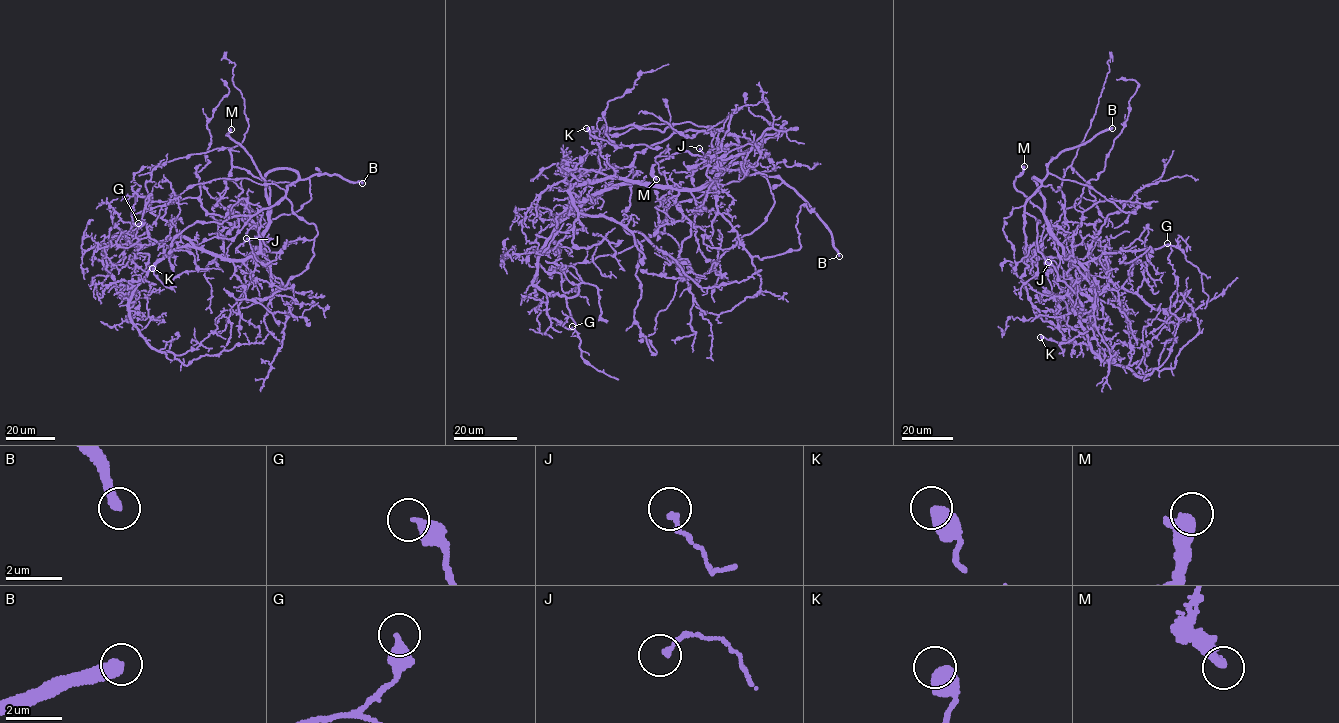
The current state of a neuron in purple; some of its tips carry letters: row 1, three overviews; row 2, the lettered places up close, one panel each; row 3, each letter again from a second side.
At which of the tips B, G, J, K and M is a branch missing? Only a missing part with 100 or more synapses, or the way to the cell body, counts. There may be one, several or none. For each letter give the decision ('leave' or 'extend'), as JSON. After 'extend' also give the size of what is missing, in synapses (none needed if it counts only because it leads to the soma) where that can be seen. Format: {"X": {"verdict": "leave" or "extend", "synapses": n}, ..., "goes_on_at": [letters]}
{"B": {"verdict": "extend", "synapses": 400}, "G": {"verdict": "leave"}, "J": {"verdict": "leave"}, "K": {"verdict": "leave"}, "M": {"verdict": "leave"}, "goes_on_at": ["B"]}

